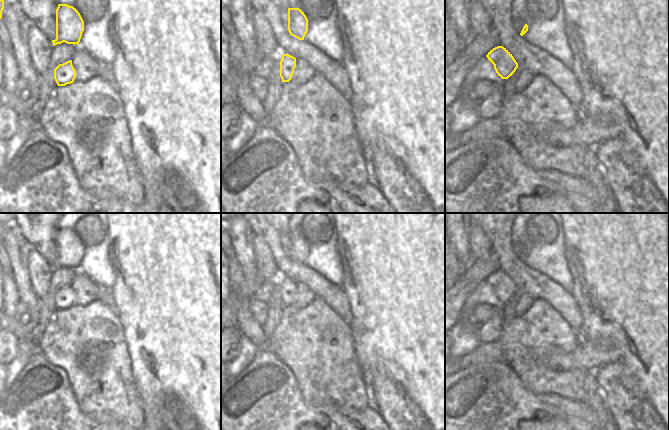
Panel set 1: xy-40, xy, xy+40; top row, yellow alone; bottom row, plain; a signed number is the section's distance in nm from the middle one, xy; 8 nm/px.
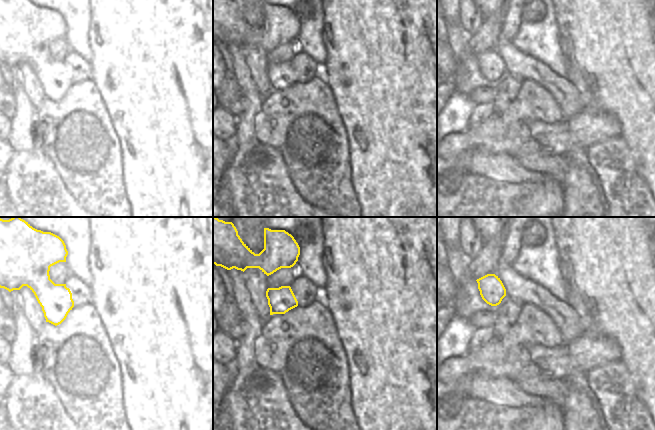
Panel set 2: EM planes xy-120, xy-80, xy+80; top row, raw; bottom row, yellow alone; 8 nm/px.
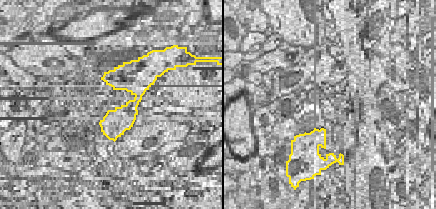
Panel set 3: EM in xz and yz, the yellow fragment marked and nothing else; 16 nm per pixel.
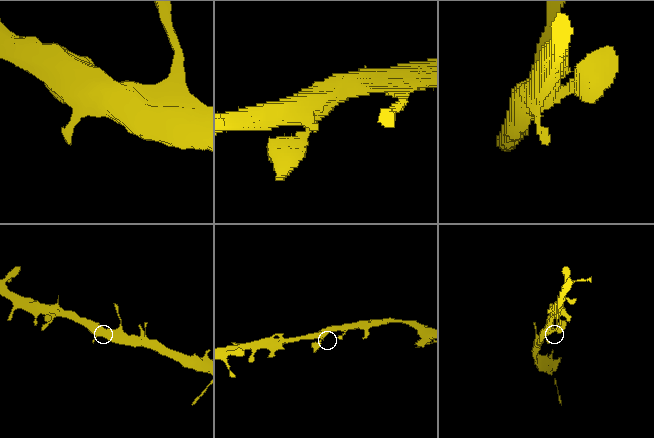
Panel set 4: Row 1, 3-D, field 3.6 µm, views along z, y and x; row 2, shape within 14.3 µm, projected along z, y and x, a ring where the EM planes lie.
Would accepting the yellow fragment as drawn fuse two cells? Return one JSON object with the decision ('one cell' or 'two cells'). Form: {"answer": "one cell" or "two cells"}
{"answer": "one cell"}

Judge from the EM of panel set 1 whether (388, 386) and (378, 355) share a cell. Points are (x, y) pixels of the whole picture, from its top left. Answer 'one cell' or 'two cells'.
two cells

